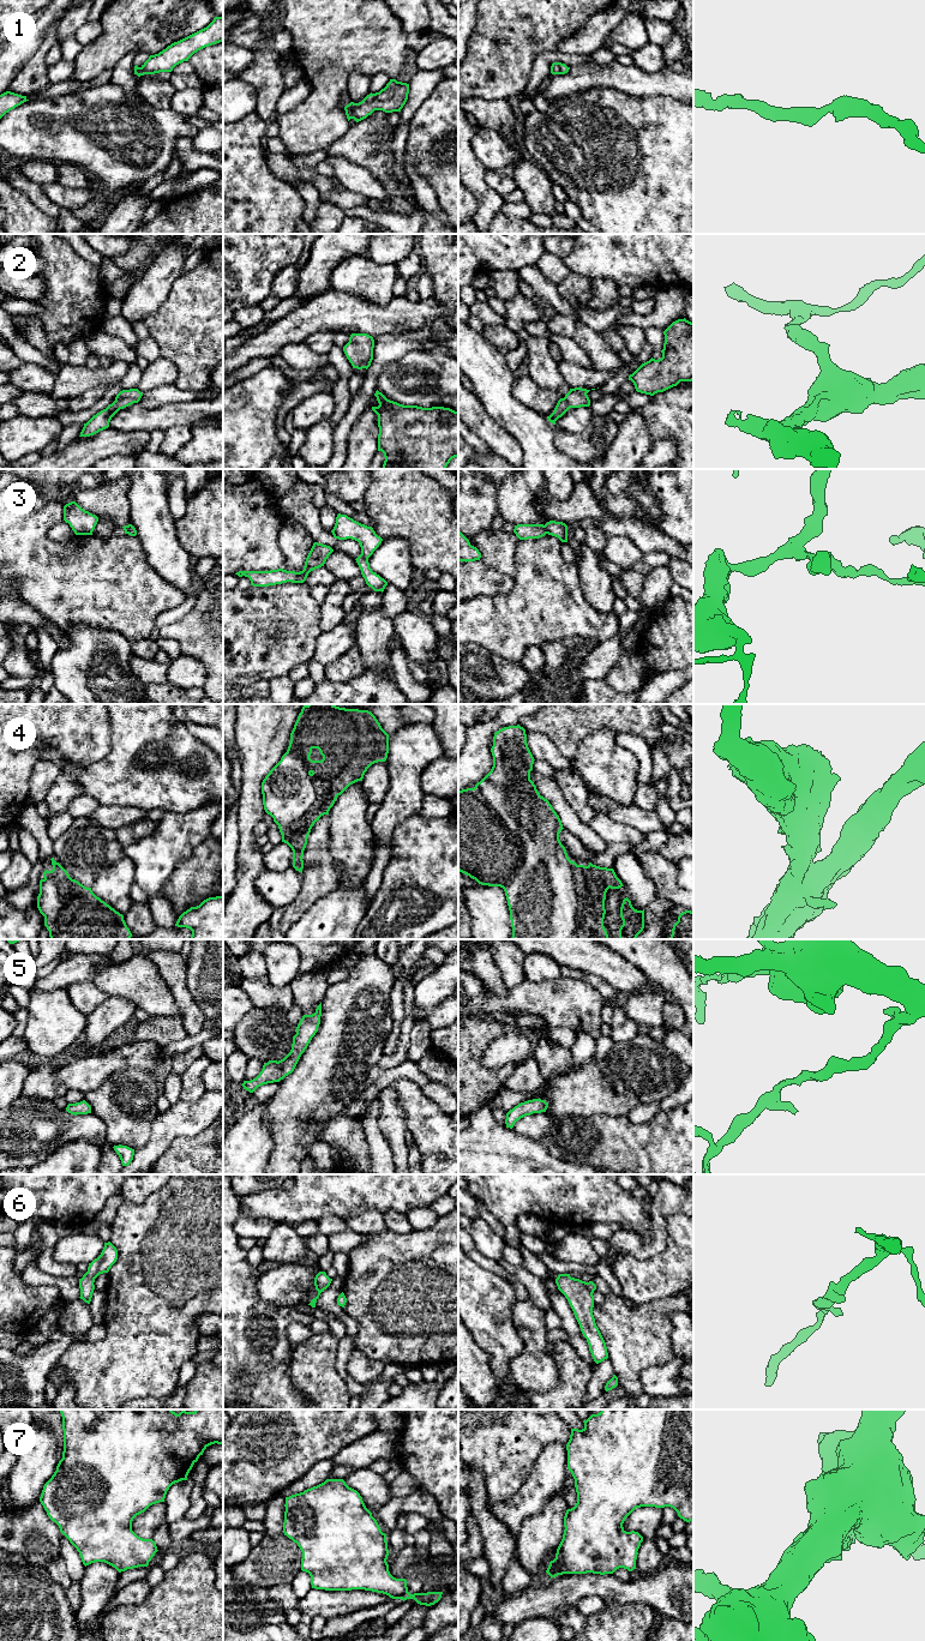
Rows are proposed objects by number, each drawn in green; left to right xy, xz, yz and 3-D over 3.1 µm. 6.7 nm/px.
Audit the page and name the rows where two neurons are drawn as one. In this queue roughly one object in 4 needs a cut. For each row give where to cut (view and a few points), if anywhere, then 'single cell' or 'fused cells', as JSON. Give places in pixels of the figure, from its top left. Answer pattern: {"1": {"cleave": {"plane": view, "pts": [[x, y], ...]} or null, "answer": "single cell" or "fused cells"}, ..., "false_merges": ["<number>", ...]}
{"1": {"cleave": null, "answer": "single cell"}, "2": {"cleave": null, "answer": "single cell"}, "3": {"cleave": {"plane": "yz", "pts": [[544, 526], [547, 533]]}, "answer": "fused cells"}, "4": {"cleave": null, "answer": "single cell"}, "5": {"cleave": null, "answer": "single cell"}, "6": {"cleave": null, "answer": "single cell"}, "7": {"cleave": null, "answer": "single cell"}, "false_merges": ["3"]}

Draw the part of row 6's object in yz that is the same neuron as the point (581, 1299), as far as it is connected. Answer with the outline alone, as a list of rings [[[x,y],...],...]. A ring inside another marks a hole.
[[[559,1274],[555,1284],[575,1314],[581,1332],[587,1339],[594,1362],[596,1364],[603,1362],[608,1358],[607,1347],[593,1315],[593,1293],[596,1290],[596,1285],[593,1281],[585,1282],[571,1278],[570,1274]]]

